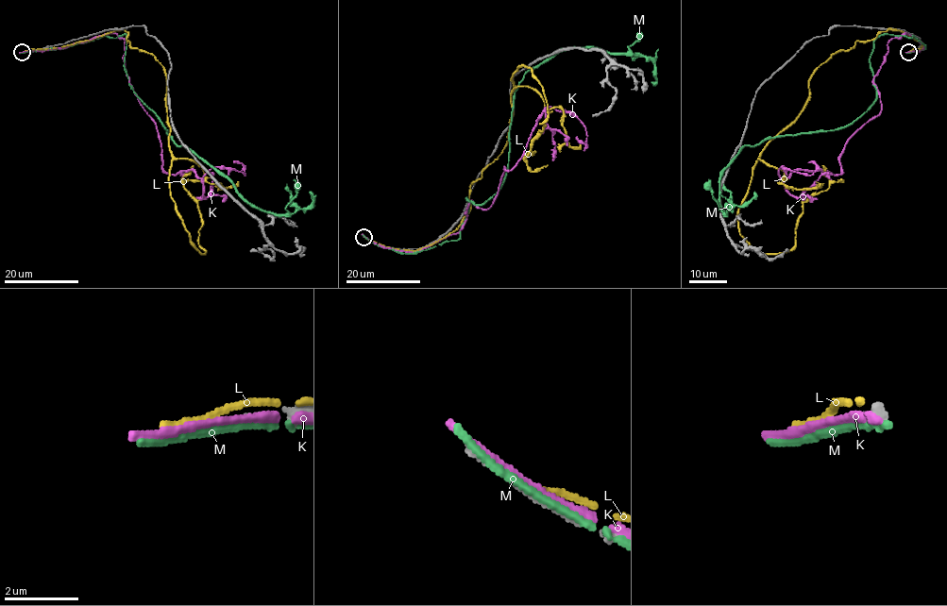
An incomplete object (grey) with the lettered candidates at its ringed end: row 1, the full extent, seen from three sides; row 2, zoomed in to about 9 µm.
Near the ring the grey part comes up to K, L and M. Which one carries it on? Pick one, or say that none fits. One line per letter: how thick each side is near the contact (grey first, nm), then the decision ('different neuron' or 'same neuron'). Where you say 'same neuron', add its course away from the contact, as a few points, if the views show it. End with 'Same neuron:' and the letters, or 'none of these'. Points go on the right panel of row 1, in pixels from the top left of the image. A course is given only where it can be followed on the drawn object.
K: 160 nm thick on the grey side, 190 nm on the other; different neuron
L: 150 nm thick on the grey side, 240 nm on the other; different neuron
M: 150 nm thick on the grey side, 200 nm on the other; different neuron
Same neuron: none of these

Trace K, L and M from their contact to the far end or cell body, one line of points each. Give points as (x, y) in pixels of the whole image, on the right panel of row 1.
K: (913, 51), (907, 33), (887, 43), (881, 112), (842, 172), (780, 176), (808, 162)
L: (911, 51), (922, 43), (882, 31), (819, 66), (752, 170), (738, 231), (788, 251), (803, 203), (837, 182)
M: (913, 52), (914, 36), (876, 38), (876, 100), (851, 123), (745, 145), (724, 214), (754, 192)

